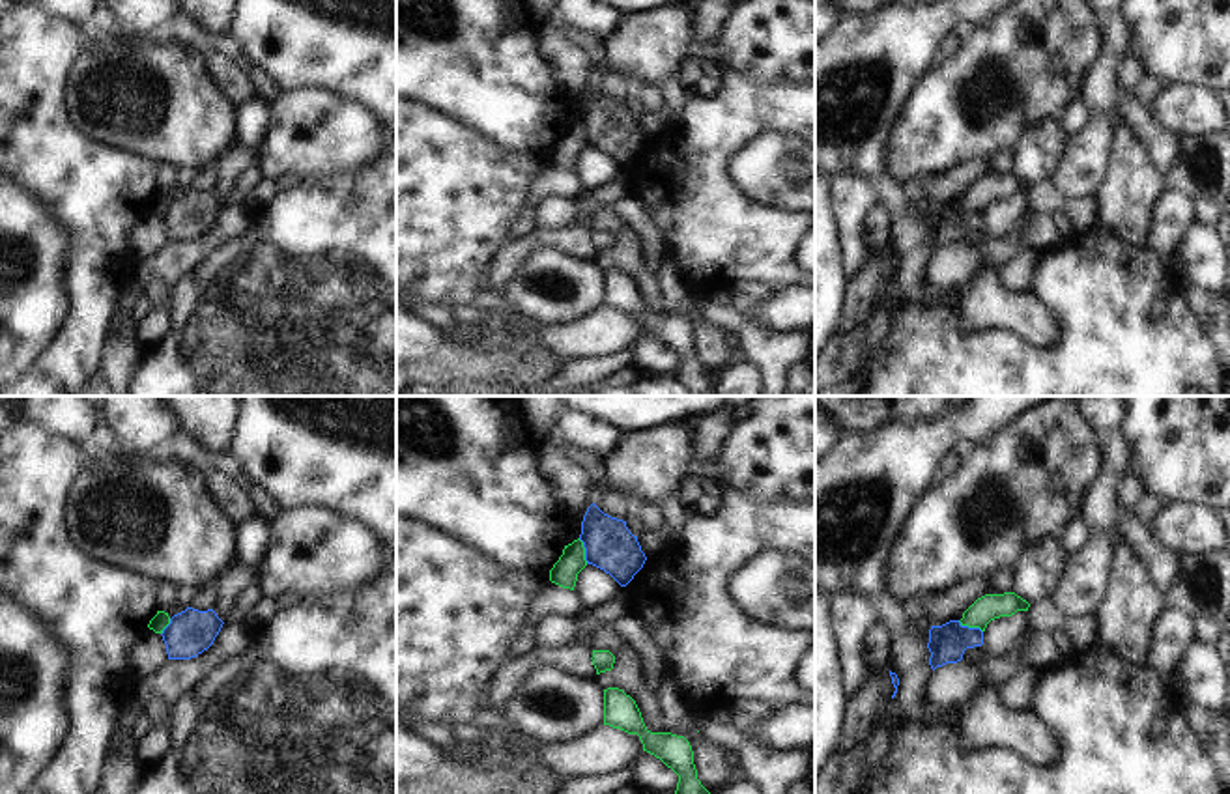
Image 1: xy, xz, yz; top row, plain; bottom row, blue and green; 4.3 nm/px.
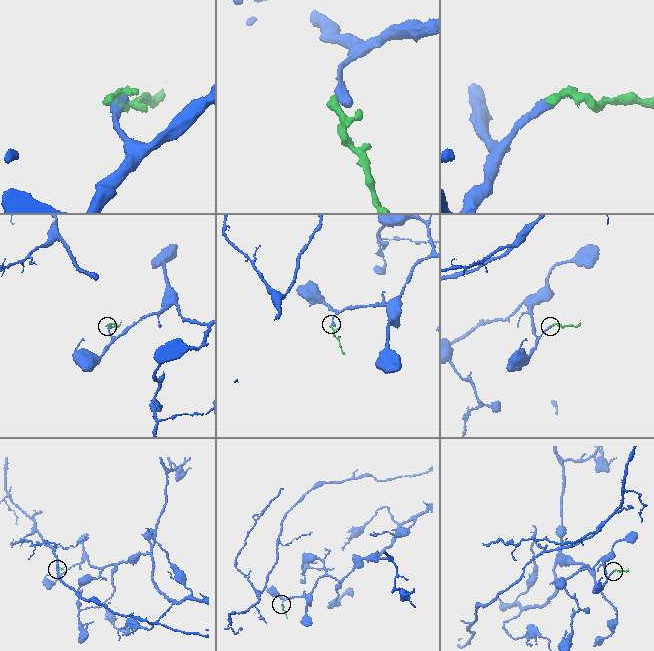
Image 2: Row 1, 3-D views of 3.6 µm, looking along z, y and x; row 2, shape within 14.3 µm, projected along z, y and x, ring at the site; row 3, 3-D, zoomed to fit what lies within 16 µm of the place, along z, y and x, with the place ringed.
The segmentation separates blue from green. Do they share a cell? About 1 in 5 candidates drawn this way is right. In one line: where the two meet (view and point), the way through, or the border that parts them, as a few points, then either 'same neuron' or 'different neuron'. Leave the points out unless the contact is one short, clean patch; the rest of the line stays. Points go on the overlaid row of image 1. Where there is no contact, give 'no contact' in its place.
yz (971, 628) | along yz (958, 621), (982, 632) | different neuron

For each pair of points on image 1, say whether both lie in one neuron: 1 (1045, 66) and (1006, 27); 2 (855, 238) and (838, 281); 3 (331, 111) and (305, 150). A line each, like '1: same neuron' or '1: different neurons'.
1: same neuron
2: different neurons
3: same neuron

